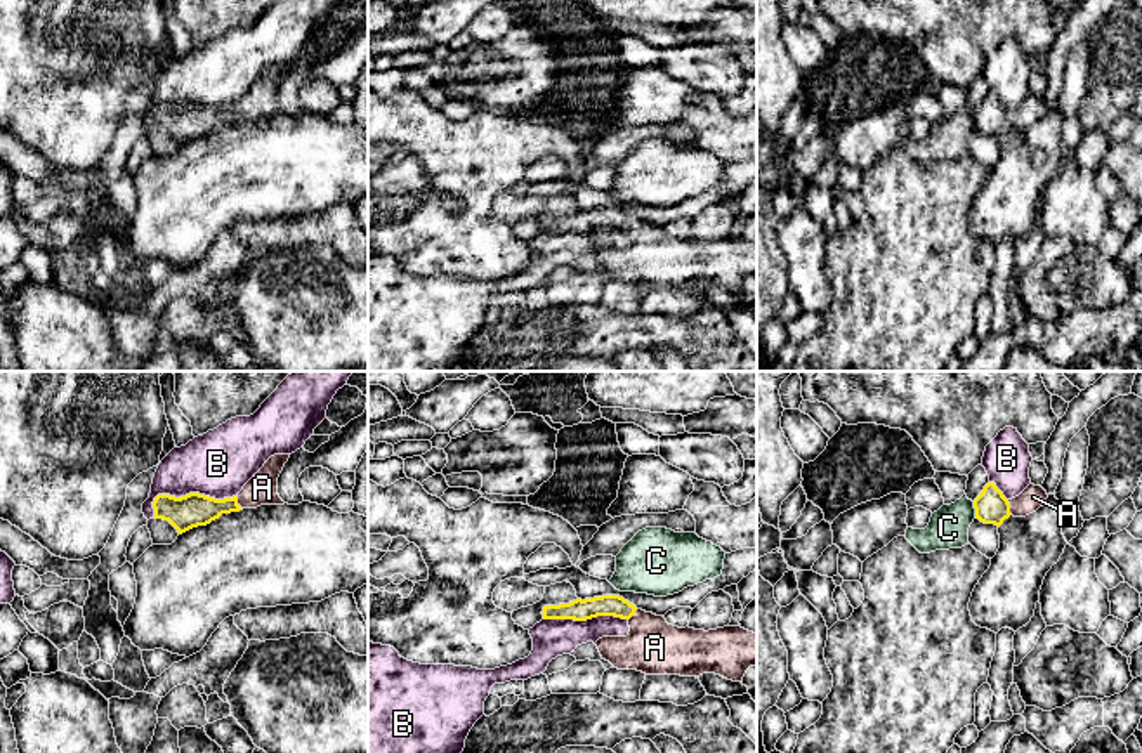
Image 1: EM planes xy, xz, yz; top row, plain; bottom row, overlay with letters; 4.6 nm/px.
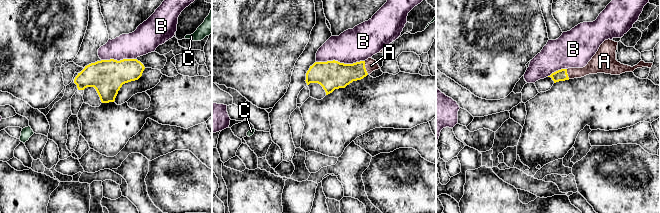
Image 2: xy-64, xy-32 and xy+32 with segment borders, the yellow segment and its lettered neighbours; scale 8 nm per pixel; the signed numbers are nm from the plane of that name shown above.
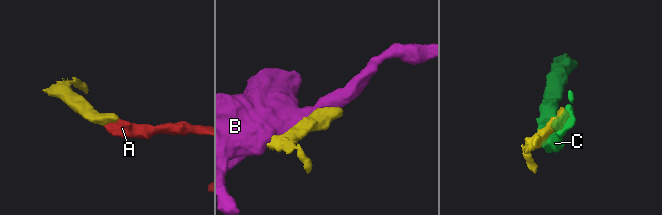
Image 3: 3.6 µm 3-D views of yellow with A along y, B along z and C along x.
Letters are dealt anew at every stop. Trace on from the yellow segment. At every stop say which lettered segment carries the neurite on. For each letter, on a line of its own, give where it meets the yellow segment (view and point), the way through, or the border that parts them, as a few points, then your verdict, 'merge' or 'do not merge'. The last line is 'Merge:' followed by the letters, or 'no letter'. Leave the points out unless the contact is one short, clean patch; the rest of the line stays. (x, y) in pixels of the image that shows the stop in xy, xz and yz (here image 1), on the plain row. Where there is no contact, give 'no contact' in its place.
A: yz (1009, 118) | across yz (991, 118), (1009, 118), (1019, 118), (1033, 108) | merge
B: xy (186, 106) | along xy (236, 106), (158, 106), (153, 113), (153, 129) | do not merge
C: yz (976, 122) | do not merge
Merge: A

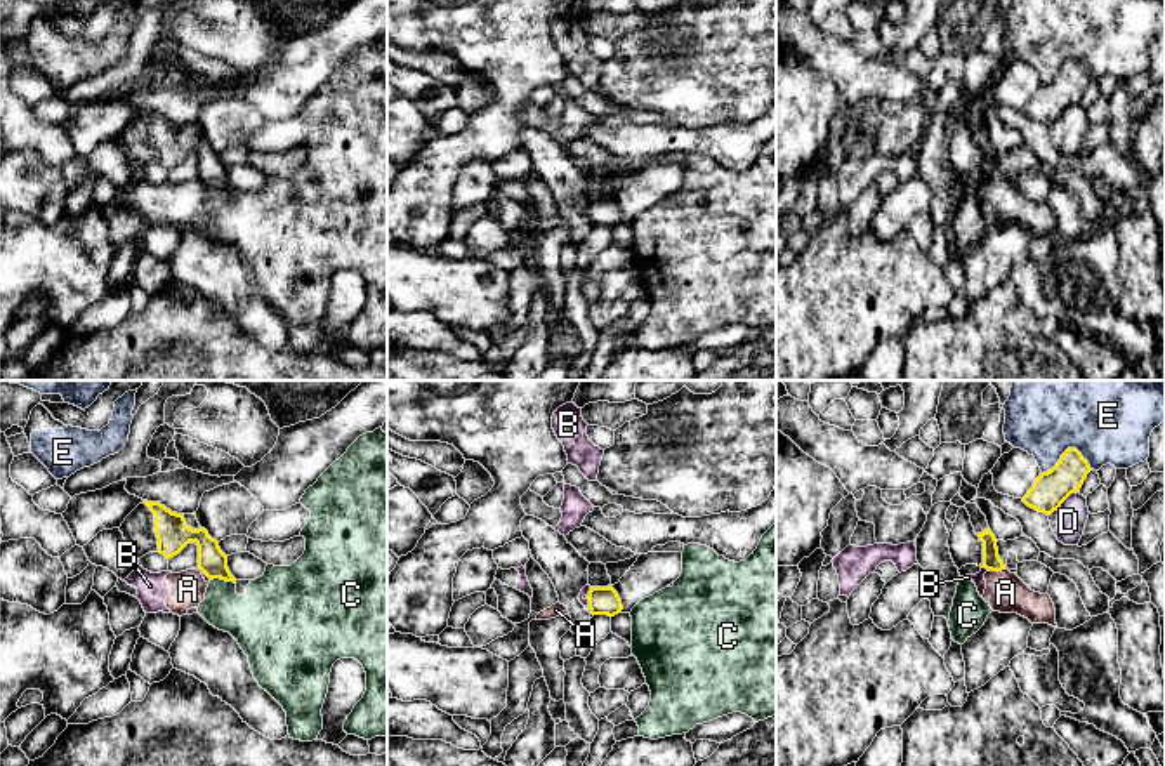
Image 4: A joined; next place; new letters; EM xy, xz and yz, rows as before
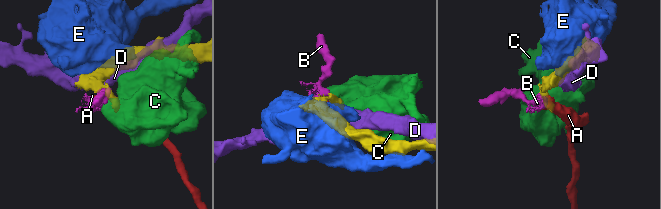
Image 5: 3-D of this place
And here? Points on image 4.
A: yz (997, 181) | along yz (1004, 179), (992, 183) | do not merge
B: yz (987, 179) | along yz (981, 178), (992, 181) | do not merge
C: xy (223, 190) | along xy (210, 190), (224, 190), (235, 195) | do not merge
D: yz (1063, 112) | do not merge
E: yz (1066, 61) | do not merge
Merge: no letter

